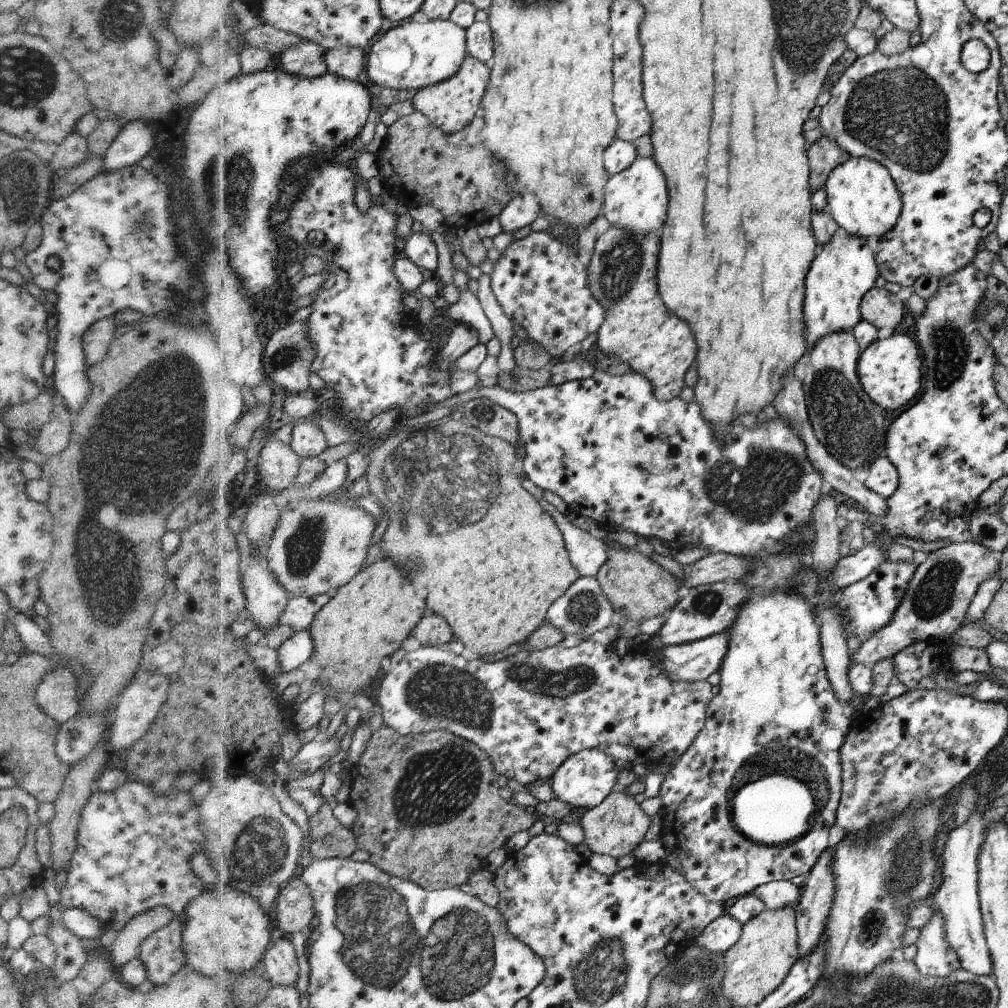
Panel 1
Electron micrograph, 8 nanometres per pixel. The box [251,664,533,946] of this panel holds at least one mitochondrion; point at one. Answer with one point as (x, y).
(417, 805)

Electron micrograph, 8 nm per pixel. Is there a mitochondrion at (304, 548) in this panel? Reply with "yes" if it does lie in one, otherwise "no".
yes

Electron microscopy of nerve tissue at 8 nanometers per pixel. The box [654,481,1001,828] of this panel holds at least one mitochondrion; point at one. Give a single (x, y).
(935, 593)

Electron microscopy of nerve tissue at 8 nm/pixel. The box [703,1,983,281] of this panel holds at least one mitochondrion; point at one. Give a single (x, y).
(899, 111)

